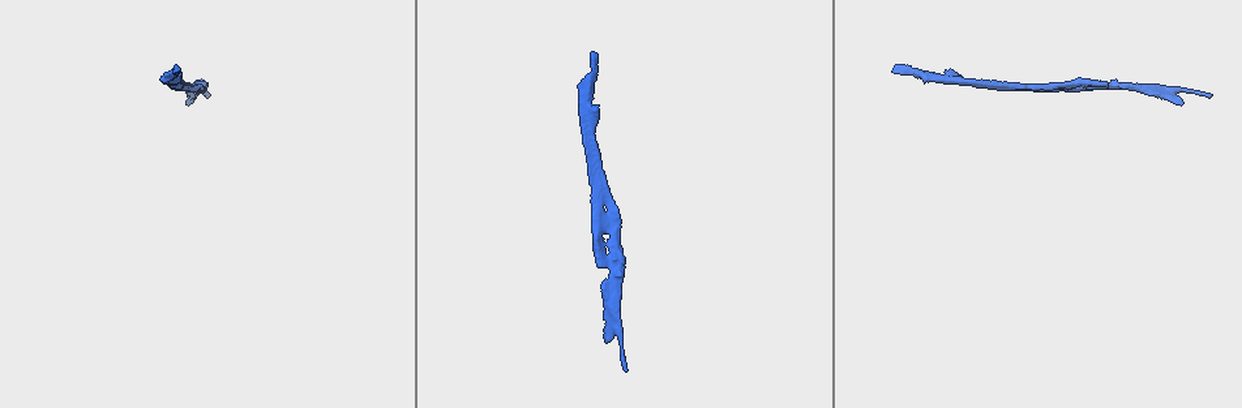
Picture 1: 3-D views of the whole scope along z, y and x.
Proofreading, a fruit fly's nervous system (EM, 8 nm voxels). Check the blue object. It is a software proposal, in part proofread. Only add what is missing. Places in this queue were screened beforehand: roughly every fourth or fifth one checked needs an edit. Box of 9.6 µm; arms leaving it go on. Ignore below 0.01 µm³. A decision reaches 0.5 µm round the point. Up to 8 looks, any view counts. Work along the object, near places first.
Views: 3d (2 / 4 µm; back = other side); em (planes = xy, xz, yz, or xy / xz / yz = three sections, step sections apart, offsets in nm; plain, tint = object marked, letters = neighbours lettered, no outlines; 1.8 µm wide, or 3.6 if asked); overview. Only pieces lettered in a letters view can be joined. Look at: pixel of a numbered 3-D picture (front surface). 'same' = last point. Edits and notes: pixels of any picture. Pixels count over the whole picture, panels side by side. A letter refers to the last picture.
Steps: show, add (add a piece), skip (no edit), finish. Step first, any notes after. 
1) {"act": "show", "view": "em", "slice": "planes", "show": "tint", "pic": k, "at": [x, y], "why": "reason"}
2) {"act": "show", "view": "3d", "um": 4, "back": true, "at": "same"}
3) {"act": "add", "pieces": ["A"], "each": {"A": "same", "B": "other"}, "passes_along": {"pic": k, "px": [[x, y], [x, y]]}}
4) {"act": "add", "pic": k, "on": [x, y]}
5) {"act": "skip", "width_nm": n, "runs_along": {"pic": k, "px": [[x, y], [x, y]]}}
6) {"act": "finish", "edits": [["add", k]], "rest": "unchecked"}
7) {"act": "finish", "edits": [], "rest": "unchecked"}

{"act": "show", "view": "3d", "um": 4, "pic": 1, "at": [612, 248]}

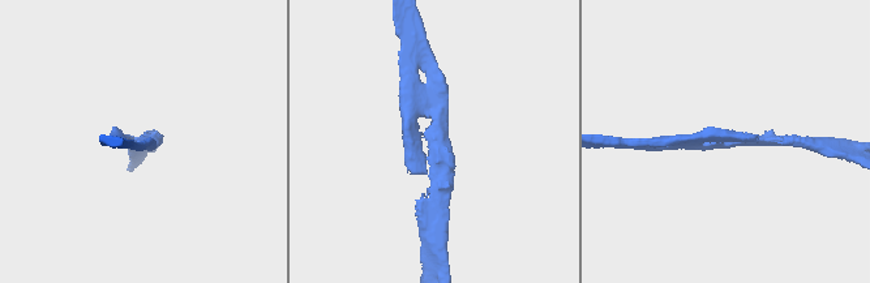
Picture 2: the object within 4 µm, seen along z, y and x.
{"act": "show", "view": "em", "um": 3.6, "slice": "planes", "show": "tint", "pic": 2, "at": [726, 135], "arm_widths_nm": [180, 190]}

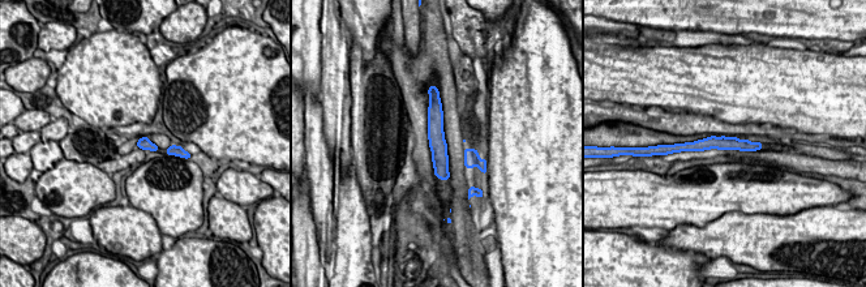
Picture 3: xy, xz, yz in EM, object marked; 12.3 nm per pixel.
{"act": "show", "view": "em", "um": 3.6, "slice": "planes", "show": "letters", "at": "same"}

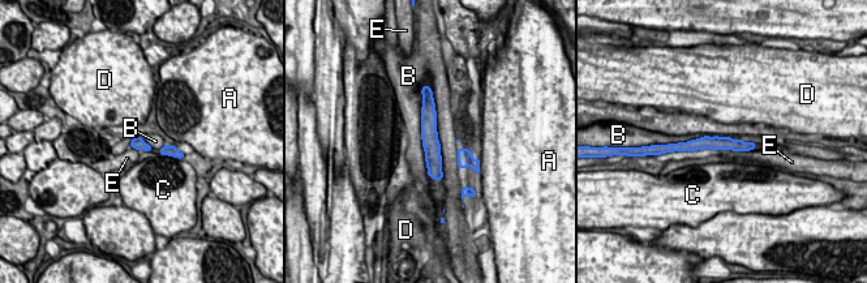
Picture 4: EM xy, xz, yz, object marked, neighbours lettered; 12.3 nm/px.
{"act": "skip", "each": {"A": "other", "B": "other", "C": "other", "D": "other", "E": "other"}, "found": "no lettered piece goes on from it"}

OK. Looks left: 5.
{"act": "show", "view": "3d", "um": 4, "pic": 1, "at": [596, 172], "why": "three arms meet"}

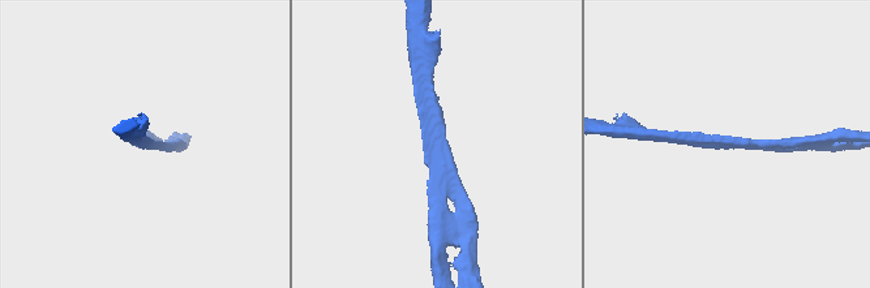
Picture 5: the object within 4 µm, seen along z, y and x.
{"act": "show", "view": "em", "slice": "planes", "show": "tint", "pic": 5, "at": [431, 145], "arms": 3}

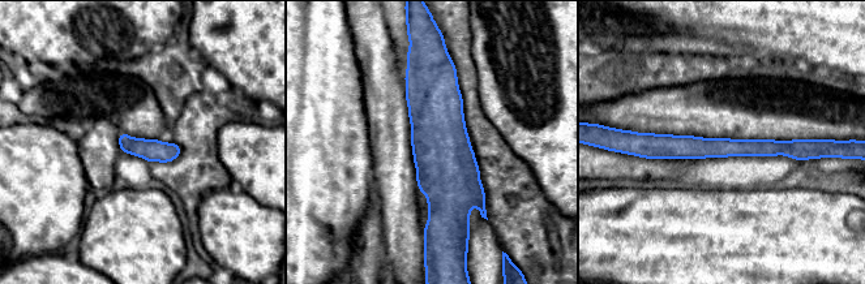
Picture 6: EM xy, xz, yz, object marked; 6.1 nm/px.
{"act": "show", "view": "em", "slice": "planes", "show": "letters", "at": "same"}

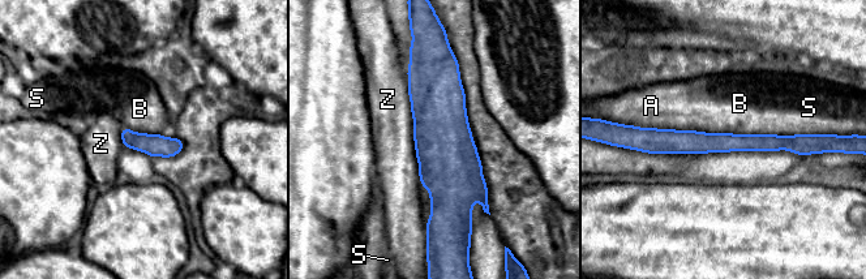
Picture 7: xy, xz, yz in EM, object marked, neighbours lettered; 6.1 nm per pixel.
{"act": "skip", "longest_contact_nm": ["Z", 650], "each": {"A": "other", "B": "other", "S": "other", "Z": "other"}, "runs_along": {"pic": 7, "px": [[428, 63], [441, 125], [441, 219]]}, "found": "no lettered piece goes on from it"}

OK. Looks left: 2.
{"act": "show", "view": "em", "slice": "yz", "step": 8, "show": "letters", "pic": 1, "at": [1179, 102], "why": "an open end"}

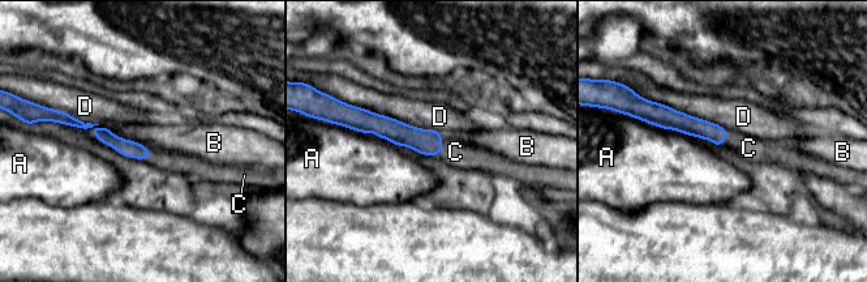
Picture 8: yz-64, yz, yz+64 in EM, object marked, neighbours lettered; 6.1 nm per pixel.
{"act": "add", "pieces": ["C"], "longest_contact_nm": ["D", 600], "each": {"A": "other", "B": "other", "C": "same", "D": "other"}, "passes_along": {"pic": 8, "px": [[425, 141], [442, 144], [455, 152]]}, "found": "it goes on there"}

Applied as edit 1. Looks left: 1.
{"act": "show", "view": "em", "slice": "planes", "show": "letters", "pic": 1, "at": [172, 73], "why": "thin end"}

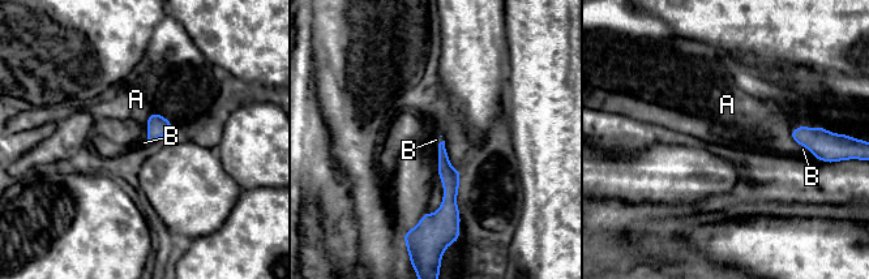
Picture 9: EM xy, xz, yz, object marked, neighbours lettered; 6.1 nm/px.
{"act": "add", "pieces": ["B"], "each": {"A": "other", "B": "same"}, "passes_along": {"pic": 9, "px": [[449, 176], [439, 171], [436, 140]]}, "found": "the neuron continues"}

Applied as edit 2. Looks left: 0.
{"act": "finish", "edits": [["add", 8], ["add", 9]], "rest": "unchecked"}

